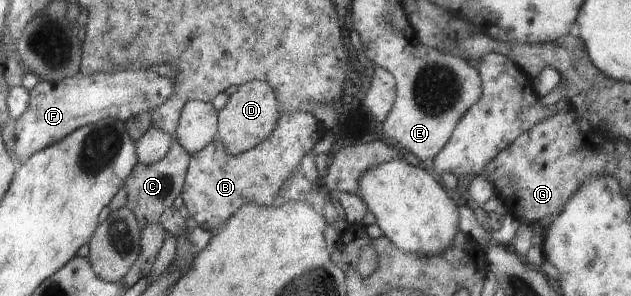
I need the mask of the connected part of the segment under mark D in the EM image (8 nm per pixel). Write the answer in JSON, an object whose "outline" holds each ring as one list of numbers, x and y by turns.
{"outline":[[248,81,238,87,236,93,229,95,228,101,219,113,219,137,230,155,240,155,251,150,270,137,278,125,280,111,279,98,275,88,267,81]]}

